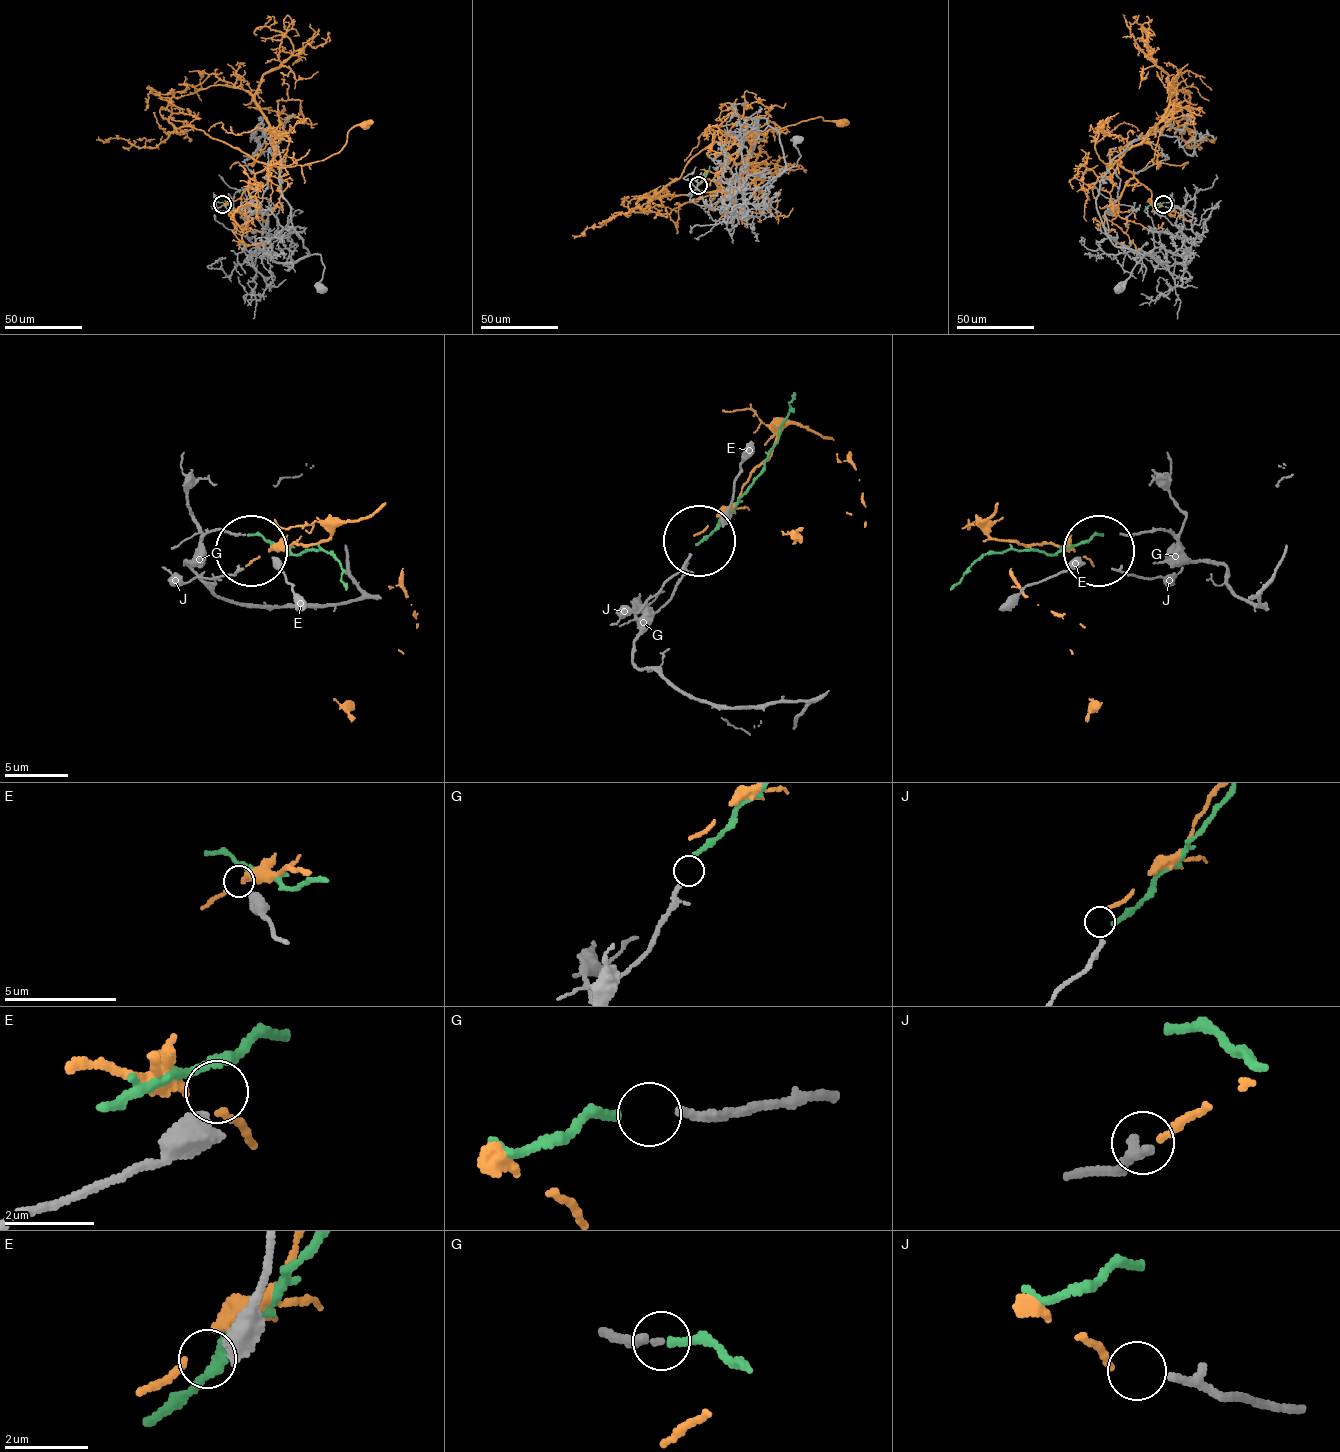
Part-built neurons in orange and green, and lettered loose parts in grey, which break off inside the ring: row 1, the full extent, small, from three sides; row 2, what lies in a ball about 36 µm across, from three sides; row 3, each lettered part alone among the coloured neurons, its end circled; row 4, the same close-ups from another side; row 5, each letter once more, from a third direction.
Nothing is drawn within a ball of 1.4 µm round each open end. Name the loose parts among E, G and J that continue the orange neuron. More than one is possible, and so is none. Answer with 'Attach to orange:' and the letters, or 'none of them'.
Attach to orange: none of them

